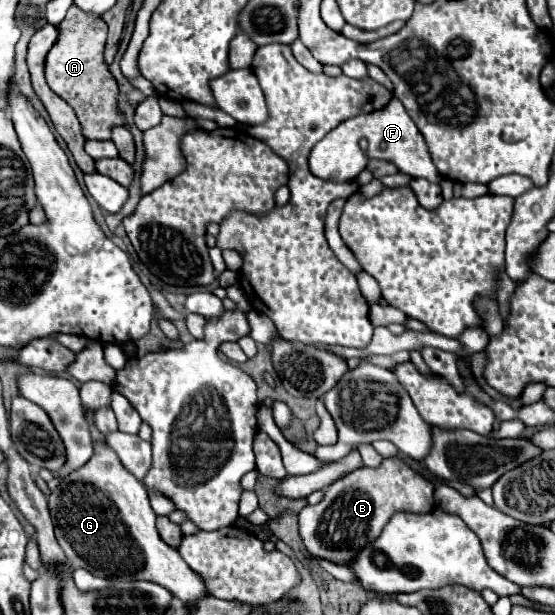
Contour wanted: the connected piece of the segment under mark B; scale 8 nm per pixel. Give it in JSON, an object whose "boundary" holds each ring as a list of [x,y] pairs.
{"boundary":[[[390,457],[380,467],[362,467],[332,483],[322,501],[306,505],[298,515],[298,533],[310,555],[338,565],[350,563],[360,547],[374,541],[396,511],[424,513],[434,507],[434,485],[406,467],[400,457]]]}

